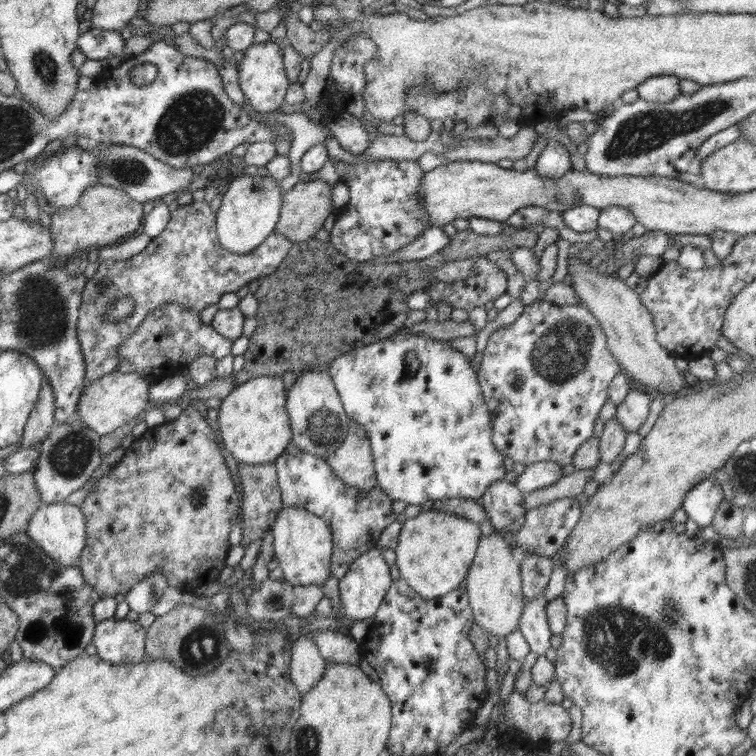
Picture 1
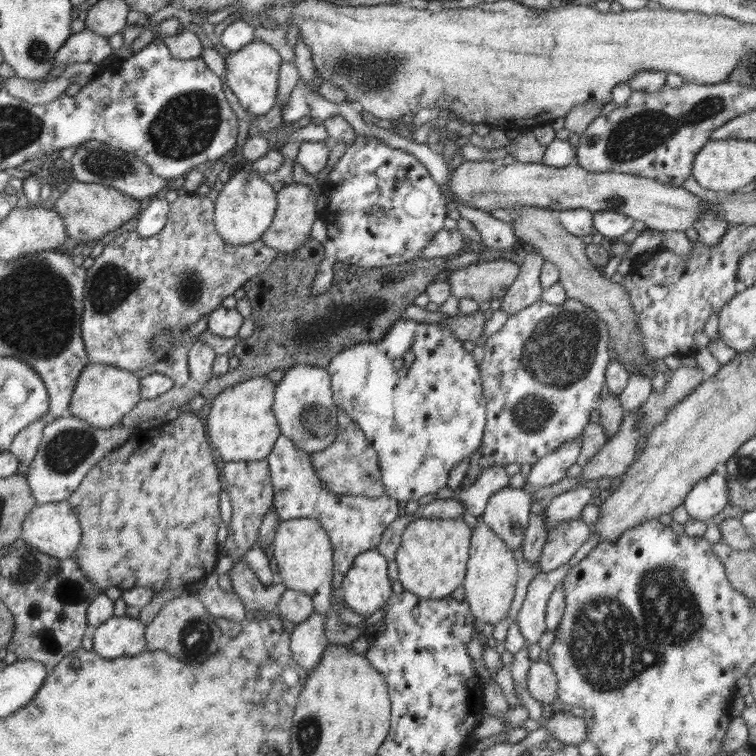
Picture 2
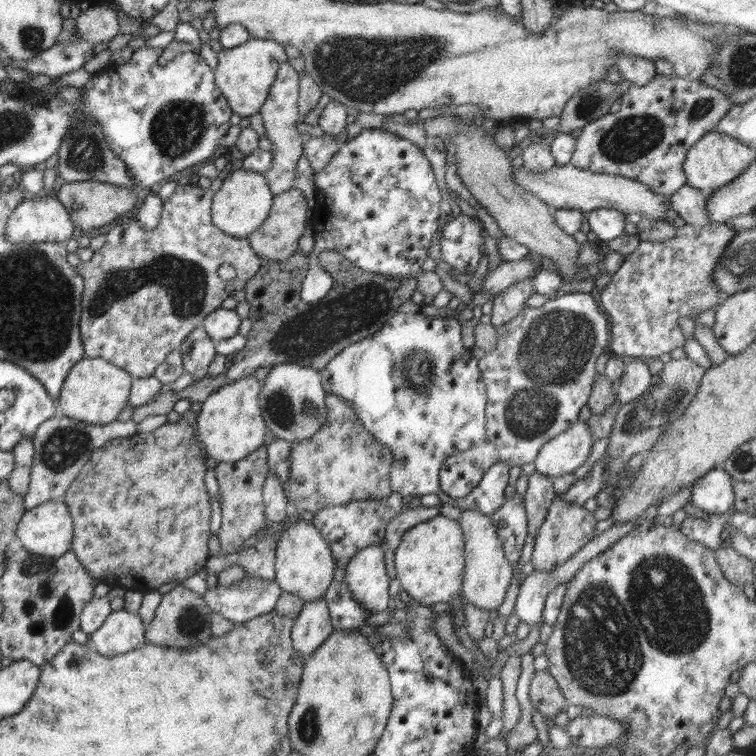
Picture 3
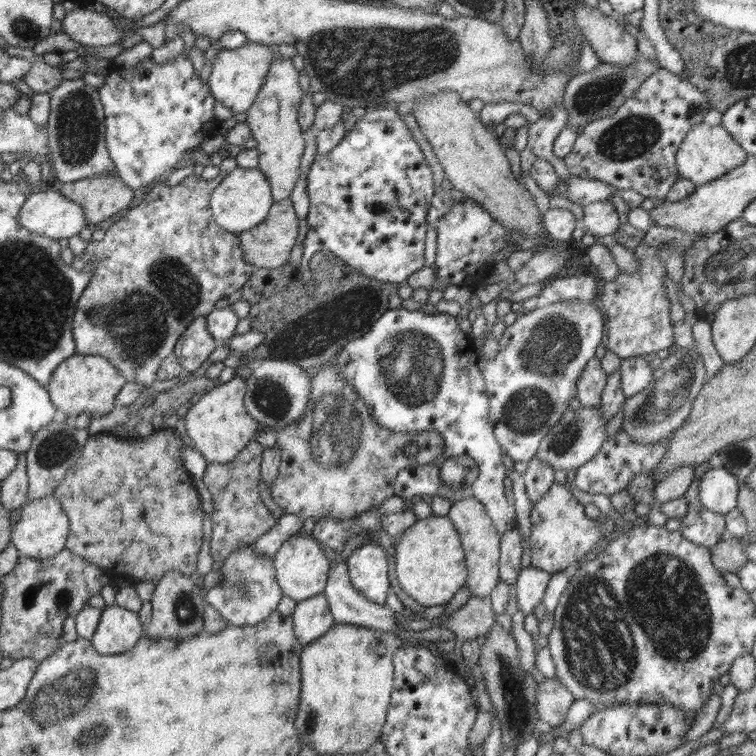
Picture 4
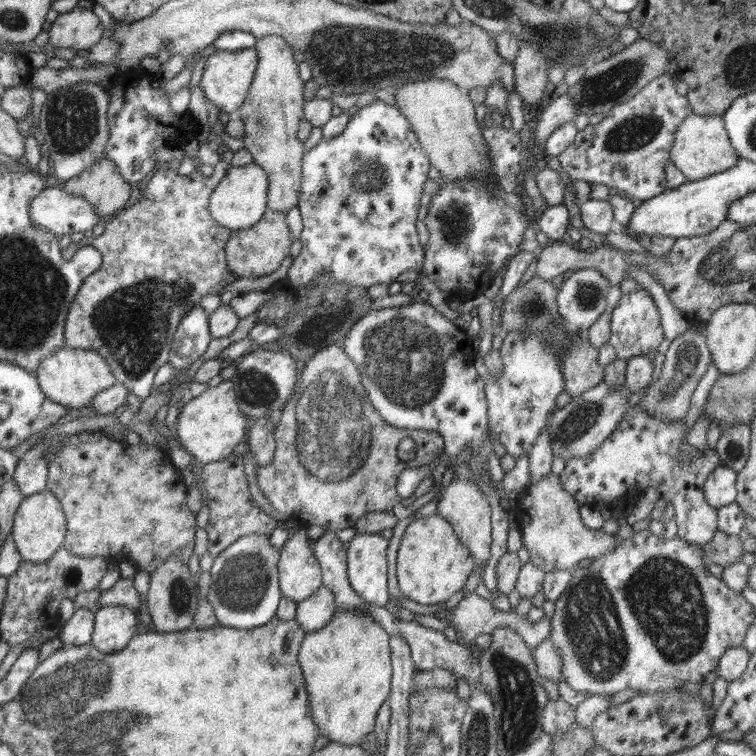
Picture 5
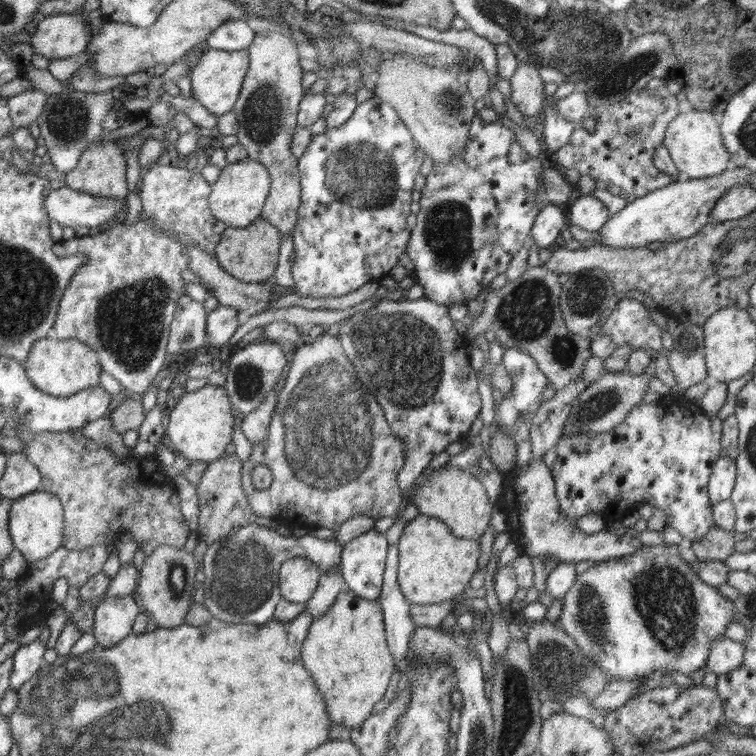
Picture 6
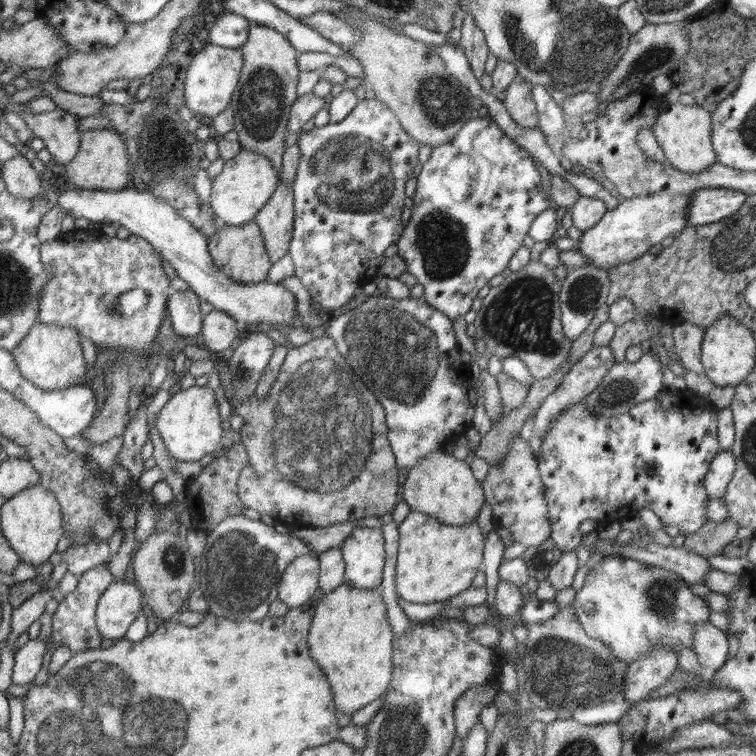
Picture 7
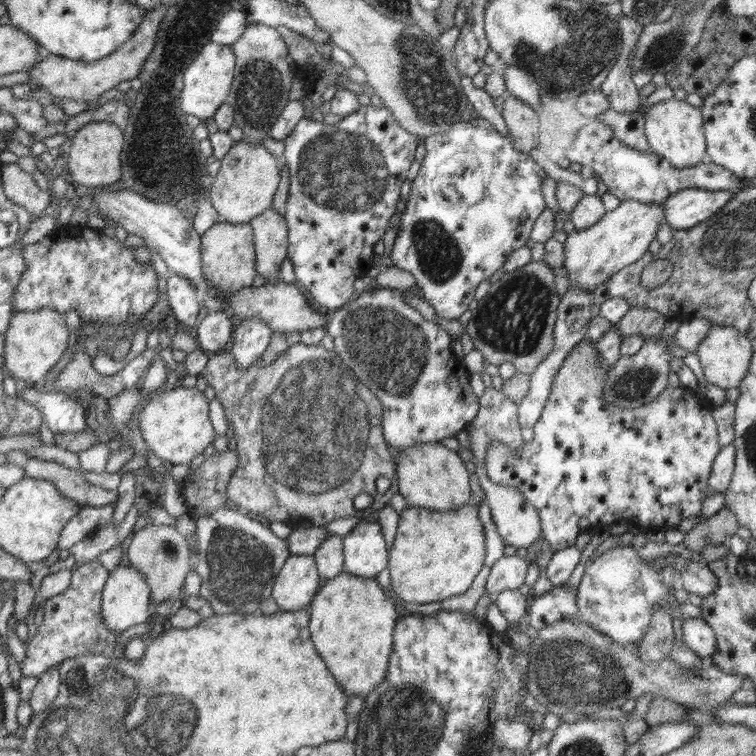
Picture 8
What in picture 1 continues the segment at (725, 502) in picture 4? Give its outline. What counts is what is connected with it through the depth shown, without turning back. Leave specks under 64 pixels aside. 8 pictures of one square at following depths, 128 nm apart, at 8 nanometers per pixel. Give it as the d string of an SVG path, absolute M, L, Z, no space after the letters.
M710 476L686 493L681 507L690 520L694 520L699 528L703 528L713 521L723 501L723 490L715 481L714 476Z

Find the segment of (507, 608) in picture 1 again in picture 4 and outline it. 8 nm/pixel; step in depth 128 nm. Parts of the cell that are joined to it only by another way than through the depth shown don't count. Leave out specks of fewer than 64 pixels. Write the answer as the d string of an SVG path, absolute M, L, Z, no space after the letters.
M466 497L449 504L447 517L458 531L460 543L464 549L465 564L468 570L466 586L471 596L490 597L491 592L500 582L500 544L501 538L494 527L485 506L476 498Z

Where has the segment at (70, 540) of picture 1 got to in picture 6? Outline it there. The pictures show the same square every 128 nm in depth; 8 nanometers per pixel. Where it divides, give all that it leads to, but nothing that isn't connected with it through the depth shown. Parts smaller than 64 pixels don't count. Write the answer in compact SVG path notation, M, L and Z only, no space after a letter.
M38 489L13 499L9 512L9 530L13 548L26 561L32 563L47 558L56 549L63 547L64 517L60 499L55 494Z

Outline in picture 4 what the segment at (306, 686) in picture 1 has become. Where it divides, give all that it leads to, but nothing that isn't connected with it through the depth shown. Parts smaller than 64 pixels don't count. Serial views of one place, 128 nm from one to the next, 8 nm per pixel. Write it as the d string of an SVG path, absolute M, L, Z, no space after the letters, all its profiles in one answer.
M320 595L302 602L297 602L292 616L293 631L305 647L310 641L322 636L335 620L330 612L328 602Z

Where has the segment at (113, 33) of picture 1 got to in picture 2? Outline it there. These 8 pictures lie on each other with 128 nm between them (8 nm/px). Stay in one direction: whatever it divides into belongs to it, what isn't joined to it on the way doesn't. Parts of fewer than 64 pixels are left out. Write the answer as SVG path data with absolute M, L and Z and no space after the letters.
M85 28L81 32L71 34L64 46L58 50L54 65L68 67L78 62L98 64L104 59L112 58L114 54L108 37Z

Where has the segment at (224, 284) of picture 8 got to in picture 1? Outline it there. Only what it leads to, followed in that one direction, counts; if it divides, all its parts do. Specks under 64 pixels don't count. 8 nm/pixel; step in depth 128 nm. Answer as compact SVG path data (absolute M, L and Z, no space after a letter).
M303 178L288 192L282 193L282 206L275 232L283 234L290 242L304 242L314 238L314 234L323 228L324 220L333 212L331 193L334 185L321 179Z

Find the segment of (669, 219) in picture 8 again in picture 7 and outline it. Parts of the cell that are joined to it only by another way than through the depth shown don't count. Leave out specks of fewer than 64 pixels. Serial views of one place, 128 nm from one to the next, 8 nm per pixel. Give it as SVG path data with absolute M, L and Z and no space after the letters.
M704 188L692 196L687 208L687 225L700 226L721 221L744 206L748 196L728 188Z

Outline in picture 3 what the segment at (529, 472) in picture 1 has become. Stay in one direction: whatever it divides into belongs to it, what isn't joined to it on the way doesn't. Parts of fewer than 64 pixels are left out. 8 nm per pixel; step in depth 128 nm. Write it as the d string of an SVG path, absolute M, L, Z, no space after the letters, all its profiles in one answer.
M576 421L569 429L540 447L534 462L535 471L552 480L563 474L574 473L588 460L594 441L587 423Z

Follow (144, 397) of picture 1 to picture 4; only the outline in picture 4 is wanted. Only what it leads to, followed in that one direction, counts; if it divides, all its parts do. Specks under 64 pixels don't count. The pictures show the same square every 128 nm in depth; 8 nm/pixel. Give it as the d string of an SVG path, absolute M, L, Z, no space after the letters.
M74 353L53 370L46 387L49 398L61 417L72 420L82 412L87 412L93 418L100 418L112 411L116 405L116 395L126 381L124 375L107 358L95 354Z

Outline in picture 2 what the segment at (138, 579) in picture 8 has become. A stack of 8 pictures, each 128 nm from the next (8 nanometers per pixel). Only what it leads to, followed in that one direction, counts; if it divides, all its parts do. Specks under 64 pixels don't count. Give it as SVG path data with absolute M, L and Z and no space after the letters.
M114 615L95 628L92 650L105 659L142 653L147 648L145 628L139 618Z

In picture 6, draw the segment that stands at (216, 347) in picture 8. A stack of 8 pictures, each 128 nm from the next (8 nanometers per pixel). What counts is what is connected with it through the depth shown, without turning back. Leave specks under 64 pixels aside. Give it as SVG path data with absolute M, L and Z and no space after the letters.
M218 305L206 319L206 335L208 343L216 348L226 346L238 328L238 311L229 306Z

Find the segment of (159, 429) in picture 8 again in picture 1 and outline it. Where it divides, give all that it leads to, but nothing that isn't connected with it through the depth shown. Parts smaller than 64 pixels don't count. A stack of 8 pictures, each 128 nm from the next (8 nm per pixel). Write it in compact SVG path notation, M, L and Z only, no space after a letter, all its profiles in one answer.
M280 376L256 377L235 386L232 393L222 399L217 418L220 444L232 463L263 465L275 460L292 442L290 419L286 408L287 391Z

